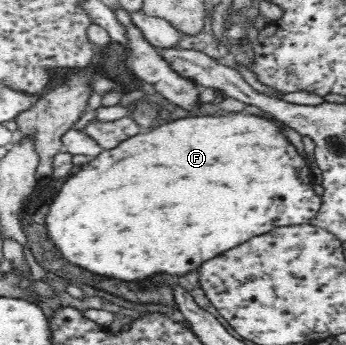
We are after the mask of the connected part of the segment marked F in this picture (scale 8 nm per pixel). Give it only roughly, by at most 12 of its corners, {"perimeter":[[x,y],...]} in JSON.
{"perimeter":[[270,116],[157,123],[74,170],[66,260],[186,274],[320,210]]}

